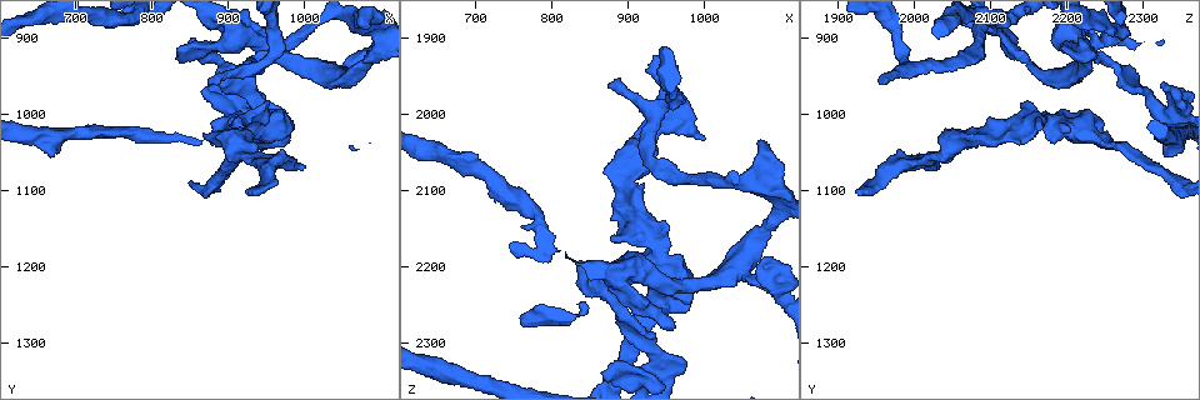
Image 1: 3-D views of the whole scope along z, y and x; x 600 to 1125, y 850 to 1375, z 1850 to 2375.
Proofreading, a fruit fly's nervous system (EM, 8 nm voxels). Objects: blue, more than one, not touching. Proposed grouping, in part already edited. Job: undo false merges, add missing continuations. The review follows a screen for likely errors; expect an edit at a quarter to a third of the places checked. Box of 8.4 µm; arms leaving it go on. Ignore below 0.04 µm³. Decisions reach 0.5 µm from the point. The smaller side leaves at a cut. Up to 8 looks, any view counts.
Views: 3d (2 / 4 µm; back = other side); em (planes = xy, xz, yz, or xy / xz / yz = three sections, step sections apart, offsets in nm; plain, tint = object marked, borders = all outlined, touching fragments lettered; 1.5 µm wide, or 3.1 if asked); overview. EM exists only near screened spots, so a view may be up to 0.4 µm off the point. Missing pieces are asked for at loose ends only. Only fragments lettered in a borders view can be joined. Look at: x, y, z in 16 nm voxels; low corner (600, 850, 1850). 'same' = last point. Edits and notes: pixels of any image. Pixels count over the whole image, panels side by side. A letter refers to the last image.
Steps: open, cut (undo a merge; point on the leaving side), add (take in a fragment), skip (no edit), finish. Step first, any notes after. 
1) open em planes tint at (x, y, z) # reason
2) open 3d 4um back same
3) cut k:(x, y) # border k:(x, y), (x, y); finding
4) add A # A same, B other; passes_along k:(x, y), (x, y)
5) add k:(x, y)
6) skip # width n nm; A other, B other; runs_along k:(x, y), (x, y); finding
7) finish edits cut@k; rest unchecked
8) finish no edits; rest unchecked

open 3d 2um at (1040, 945, 2205) # a fork

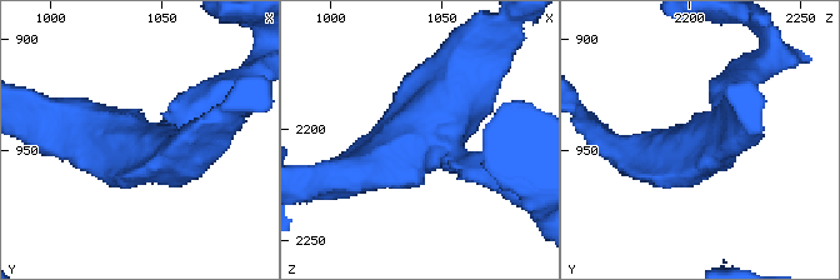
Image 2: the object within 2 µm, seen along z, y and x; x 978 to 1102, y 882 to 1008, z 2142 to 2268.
open em planes plain at (1039, 948, 2202) # arms 3; arm_widths 220, 220, 240 nm

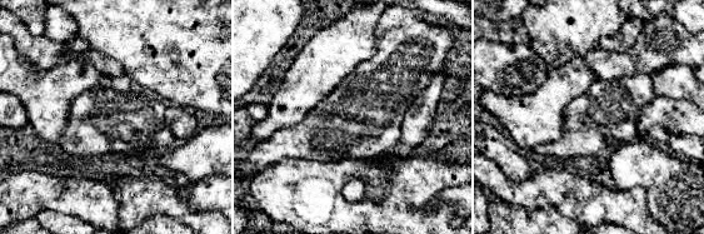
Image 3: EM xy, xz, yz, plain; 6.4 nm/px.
open em planes borders same

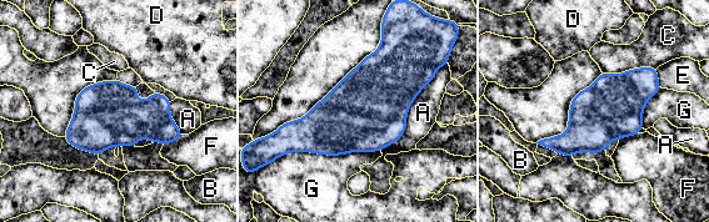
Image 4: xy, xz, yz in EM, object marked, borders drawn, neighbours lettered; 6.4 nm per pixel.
skip # width 400 nm; longest_contact G 650 nm; A other, B other, C other, D other, E other, F other, G other; all the same cell

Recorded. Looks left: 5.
open 3d 2um at (995, 1070, 2035) # free end

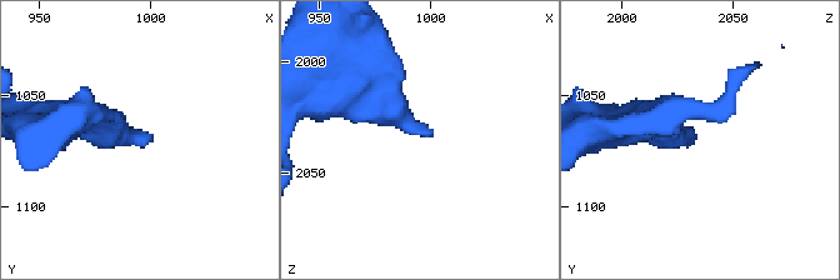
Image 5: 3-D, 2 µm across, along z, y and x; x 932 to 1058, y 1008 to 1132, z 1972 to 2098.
open em 3.1um yz step 8 borders at (996, 1068, 2035) # now the EM

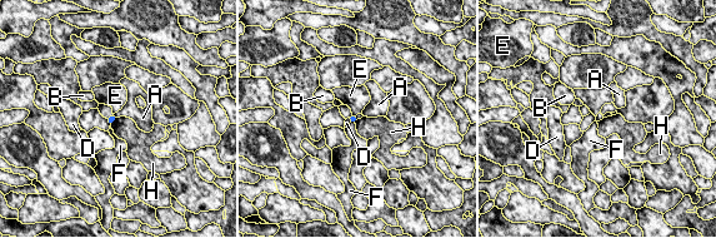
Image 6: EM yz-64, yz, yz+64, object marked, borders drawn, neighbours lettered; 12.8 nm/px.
open em 3.1um planes borders same

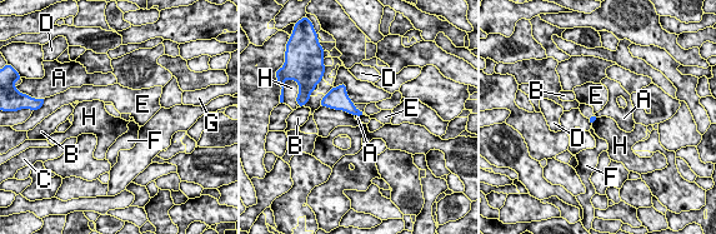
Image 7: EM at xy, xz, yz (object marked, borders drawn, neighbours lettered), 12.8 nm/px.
skip # A other, B other, C other, D other, E other, F other, G other, H other; border 7:(320, 105), (343, 109), (354, 115); no lettered fragment goes on from it

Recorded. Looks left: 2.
open em 3.1um planes borders at (950, 985, 2150) # branch stops here

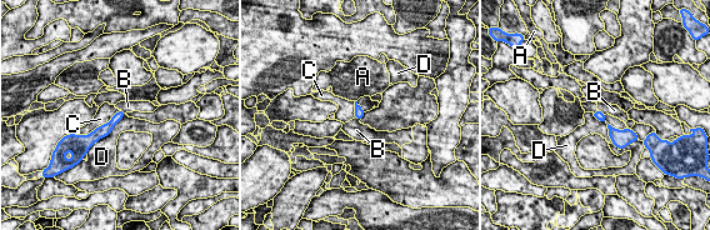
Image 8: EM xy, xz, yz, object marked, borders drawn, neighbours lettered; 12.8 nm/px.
skip # A other, B other, C other, D other; border 8:(598, 109), (605, 114); no lettered fragment goes on from it

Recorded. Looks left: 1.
finish no edits; rest unchecked

